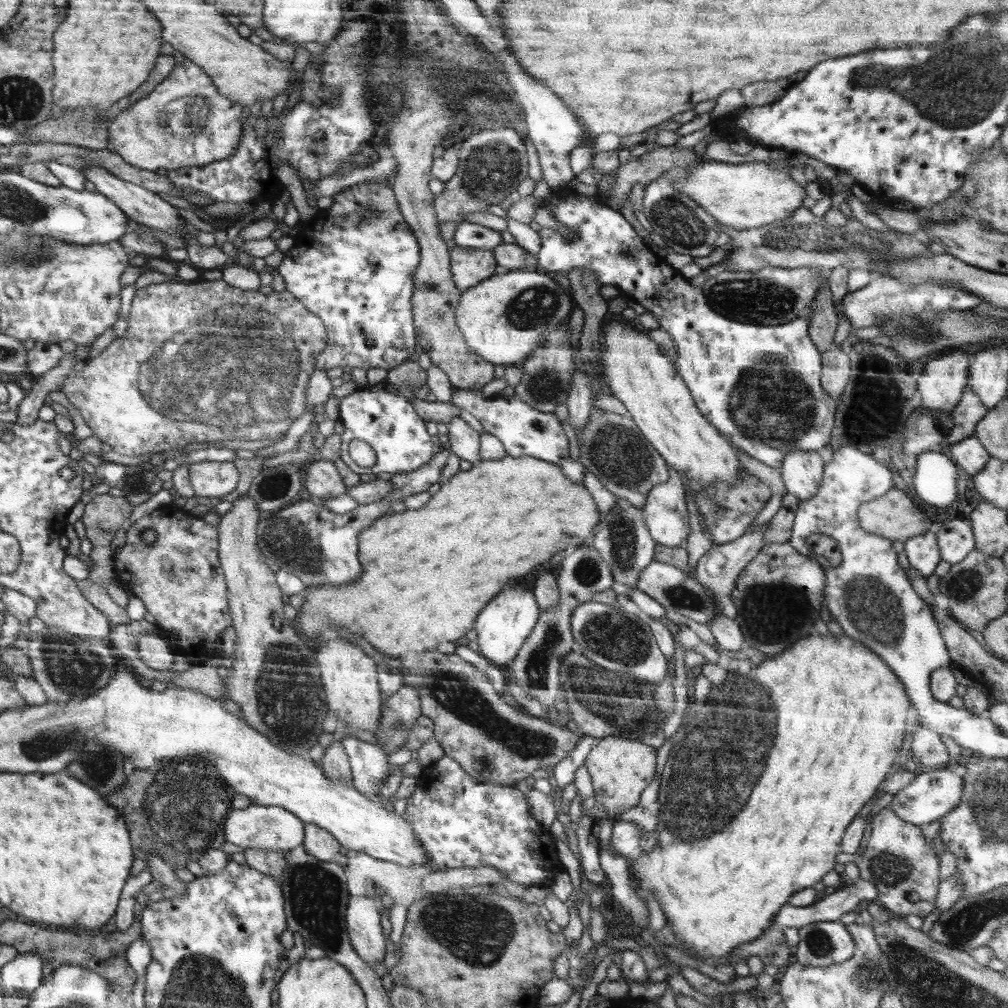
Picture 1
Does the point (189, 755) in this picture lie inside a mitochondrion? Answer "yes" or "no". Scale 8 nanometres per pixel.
yes

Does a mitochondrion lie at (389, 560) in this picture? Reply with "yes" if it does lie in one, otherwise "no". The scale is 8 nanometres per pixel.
no

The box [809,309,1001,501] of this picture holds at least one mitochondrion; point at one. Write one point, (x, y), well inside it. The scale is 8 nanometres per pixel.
(927, 334)

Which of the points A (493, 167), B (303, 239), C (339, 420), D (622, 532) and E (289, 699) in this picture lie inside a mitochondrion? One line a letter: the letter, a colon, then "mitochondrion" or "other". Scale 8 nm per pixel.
A: mitochondrion
B: other
C: other
D: mitochondrion
E: mitochondrion

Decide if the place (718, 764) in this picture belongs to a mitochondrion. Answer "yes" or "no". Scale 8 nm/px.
yes

